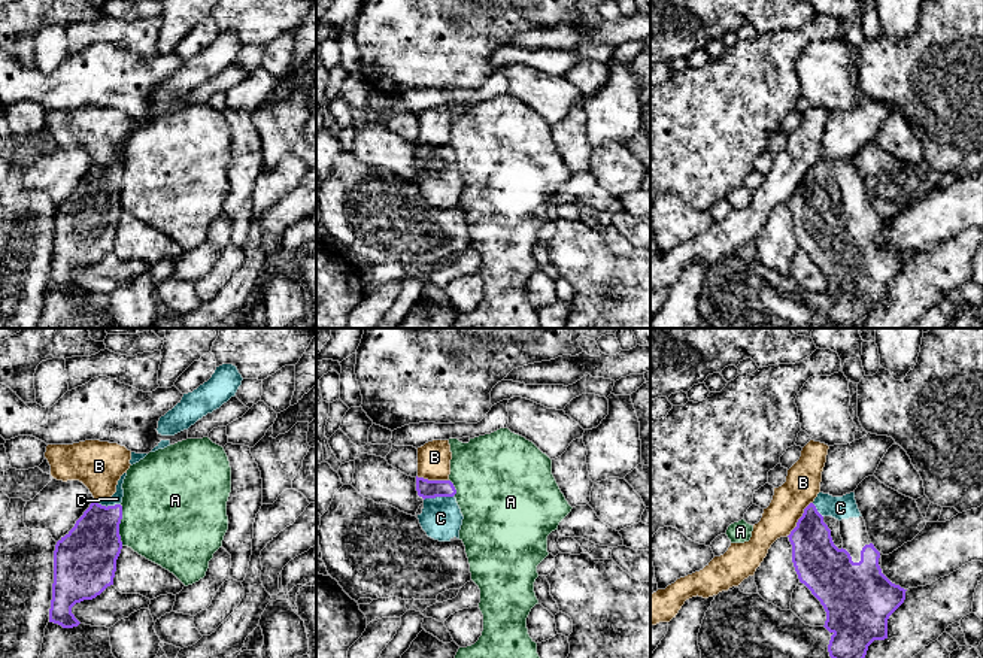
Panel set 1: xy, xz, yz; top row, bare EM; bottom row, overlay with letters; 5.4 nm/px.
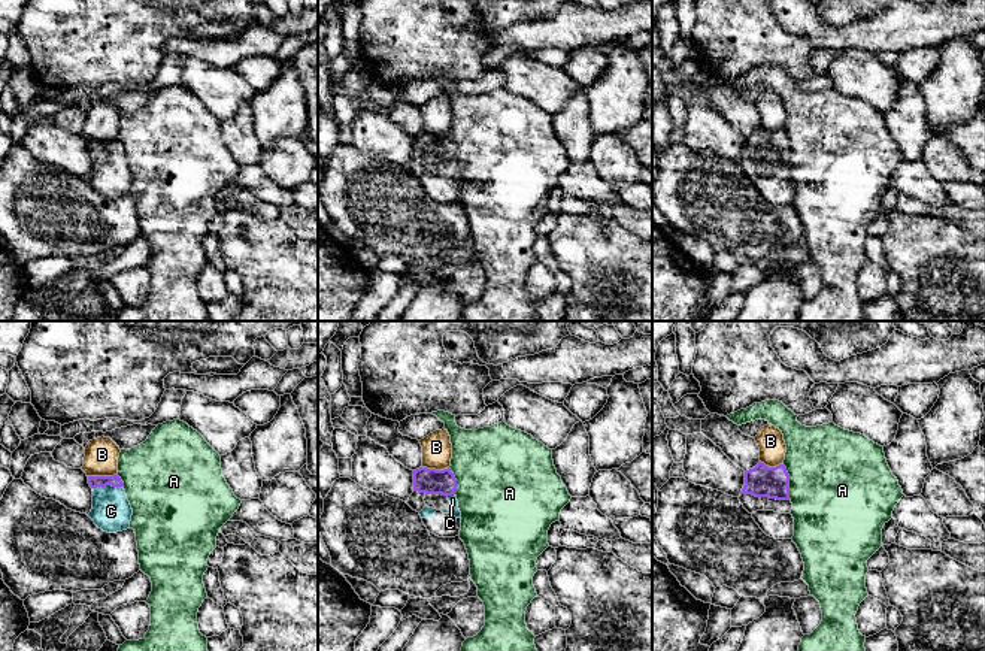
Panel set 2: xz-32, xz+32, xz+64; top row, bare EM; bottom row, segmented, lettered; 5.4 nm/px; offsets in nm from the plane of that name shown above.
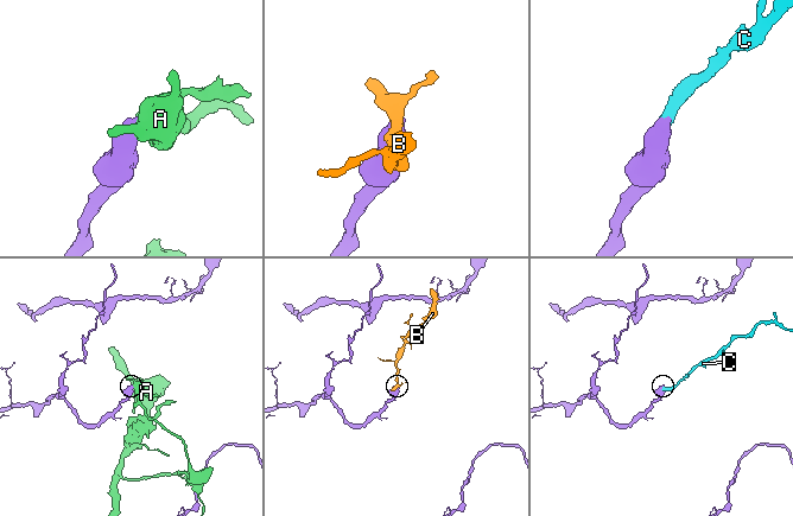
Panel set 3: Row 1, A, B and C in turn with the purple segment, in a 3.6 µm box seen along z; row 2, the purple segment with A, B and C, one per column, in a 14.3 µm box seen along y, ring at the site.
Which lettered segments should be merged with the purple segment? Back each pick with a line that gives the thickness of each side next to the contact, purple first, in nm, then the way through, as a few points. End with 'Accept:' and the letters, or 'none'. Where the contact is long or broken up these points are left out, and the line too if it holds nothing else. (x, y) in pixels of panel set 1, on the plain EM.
C: 100 nm thick on the purple side, 220 nm on the other; runs through xz (425, 154), (439, 161), (440, 184)
Accept: C

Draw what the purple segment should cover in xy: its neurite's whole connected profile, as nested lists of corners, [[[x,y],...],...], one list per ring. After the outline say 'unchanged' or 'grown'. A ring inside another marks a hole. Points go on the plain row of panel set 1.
[[[127,139],[121,142],[110,164],[92,167],[75,192],[57,207],[49,288],[63,294],[78,292],[81,288],[72,273],[95,264],[113,251],[122,215],[119,189],[125,142]]]; grown

